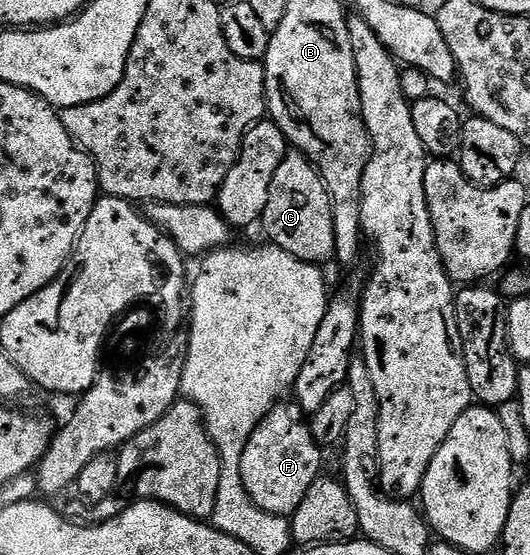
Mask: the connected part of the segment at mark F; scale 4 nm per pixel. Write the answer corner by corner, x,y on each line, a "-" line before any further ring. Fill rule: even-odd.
297,403
286,404
275,405
273,411
258,424
256,431
252,431
252,439
248,439
248,447
244,447
240,469
244,487
248,491
252,503
256,503
256,507
260,507
260,511
289,519
304,503
304,497
308,495
308,487
312,487
312,483
323,472
322,453
324,453
324,449
323,446
316,443
302,408

